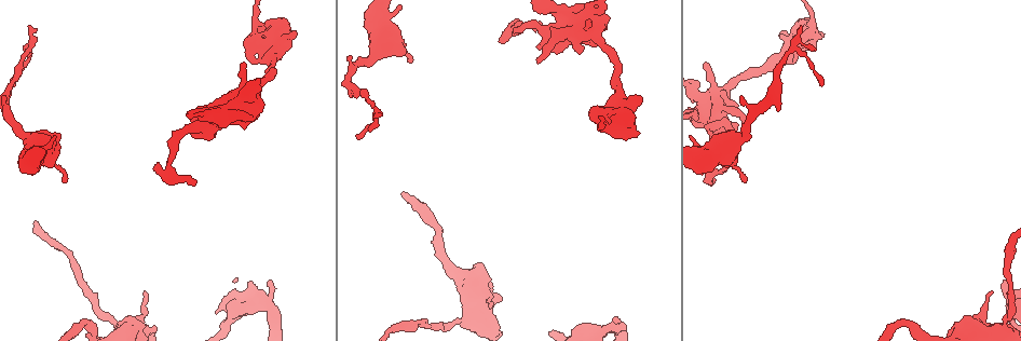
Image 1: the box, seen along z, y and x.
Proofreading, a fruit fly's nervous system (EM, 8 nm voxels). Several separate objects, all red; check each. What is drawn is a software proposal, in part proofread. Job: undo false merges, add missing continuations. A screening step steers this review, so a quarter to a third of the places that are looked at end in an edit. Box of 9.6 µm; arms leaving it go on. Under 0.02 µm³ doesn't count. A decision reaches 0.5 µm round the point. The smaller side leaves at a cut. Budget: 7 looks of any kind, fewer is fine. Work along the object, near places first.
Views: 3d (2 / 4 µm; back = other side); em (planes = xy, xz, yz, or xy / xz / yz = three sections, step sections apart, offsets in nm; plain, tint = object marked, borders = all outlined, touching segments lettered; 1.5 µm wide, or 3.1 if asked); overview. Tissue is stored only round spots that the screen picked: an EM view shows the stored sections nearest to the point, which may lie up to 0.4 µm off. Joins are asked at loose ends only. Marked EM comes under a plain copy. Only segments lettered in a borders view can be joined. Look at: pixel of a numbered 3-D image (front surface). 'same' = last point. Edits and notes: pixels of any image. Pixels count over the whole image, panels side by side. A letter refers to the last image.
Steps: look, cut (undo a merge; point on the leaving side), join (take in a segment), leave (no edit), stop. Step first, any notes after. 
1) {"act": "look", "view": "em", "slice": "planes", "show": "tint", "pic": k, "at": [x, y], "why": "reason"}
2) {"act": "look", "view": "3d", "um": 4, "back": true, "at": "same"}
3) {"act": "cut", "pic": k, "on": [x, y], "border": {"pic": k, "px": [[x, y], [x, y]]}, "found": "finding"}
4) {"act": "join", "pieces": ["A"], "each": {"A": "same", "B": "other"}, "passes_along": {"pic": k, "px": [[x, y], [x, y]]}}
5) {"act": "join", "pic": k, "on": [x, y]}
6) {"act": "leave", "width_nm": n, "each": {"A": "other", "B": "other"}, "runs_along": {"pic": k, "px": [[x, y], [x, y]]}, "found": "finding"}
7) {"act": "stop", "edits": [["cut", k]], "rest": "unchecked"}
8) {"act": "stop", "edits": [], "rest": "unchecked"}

{"act": "look", "view": "em", "slice": "xy", "step": 4, "show": "tint", "pic": 1, "at": [1003, 322], "why": "calibre changes"}

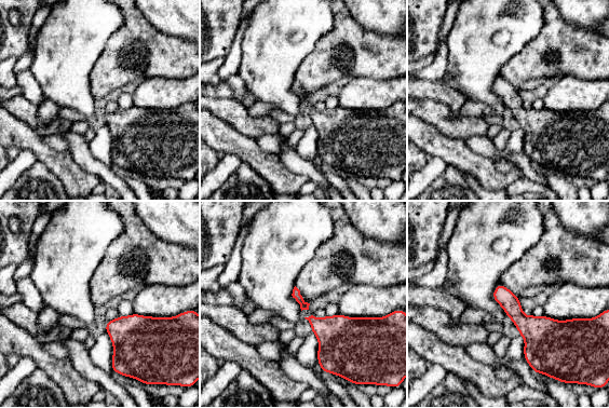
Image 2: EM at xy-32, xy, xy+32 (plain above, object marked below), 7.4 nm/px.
{"act": "look", "view": "em", "slice": "planes", "show": "borders", "at": "same"}

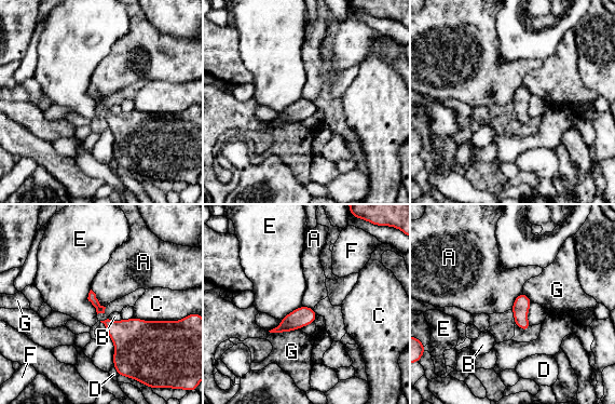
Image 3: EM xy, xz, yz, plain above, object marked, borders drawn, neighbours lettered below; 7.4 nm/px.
{"act": "leave", "each": {"A": "other", "B": "other", "C": "other", "D": "other", "E": "other", "F": "other", "G": "other"}, "border": {"pic": 3, "px": [[91, 288], [97, 300], [105, 307]]}, "found": "one neuron here"}

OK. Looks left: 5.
{"act": "look", "view": "em", "slice": "planes", "show": "borders", "pic": 1, "at": [28, 25], "why": "thin end"}

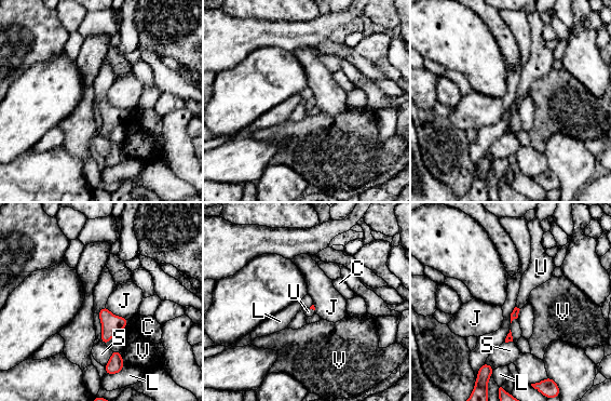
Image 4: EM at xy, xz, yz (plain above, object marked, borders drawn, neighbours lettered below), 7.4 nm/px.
{"act": "join", "pieces": ["U"], "each": {"C": "other", "J": "other", "L": "other", "S": "other", "U": "same", "V": "other"}, "passes_along": {"pic": 4, "px": [[514, 315], [518, 308], [532, 278]]}, "found": "it goes on there"}

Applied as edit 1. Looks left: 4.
{"act": "look", "view": "overview", "why": "see it whole again"}

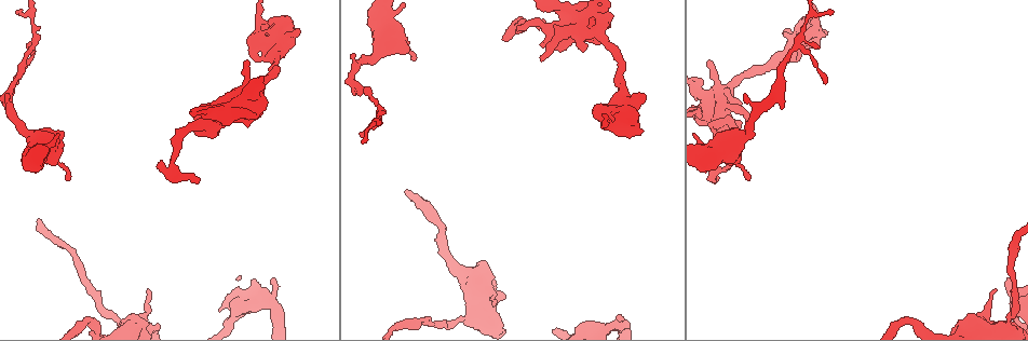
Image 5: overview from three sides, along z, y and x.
{"act": "look", "view": "em", "slice": "planes", "show": "borders", "pic": 5, "at": [709, 63], "why": "an open end"}

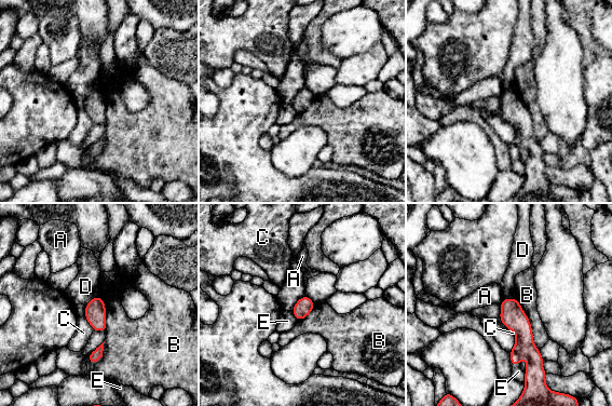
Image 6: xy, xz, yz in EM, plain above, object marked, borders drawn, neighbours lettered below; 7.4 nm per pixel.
{"act": "leave", "width_nm": 140, "longest_contact_nm": ["B", 420], "each": {"A": "other", "B": "other", "C": "other", "D": "other", "E": "other"}, "found": "no lettered segment goes on from it"}

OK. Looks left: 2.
{"act": "stop", "edits": [["join", 4]], "rest": "unchecked"}

